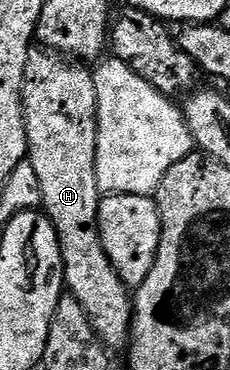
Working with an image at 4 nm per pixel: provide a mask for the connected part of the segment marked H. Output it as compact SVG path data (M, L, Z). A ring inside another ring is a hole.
M33 50L28 53L24 75L24 121L28 139L26 162L34 166L34 174L38 174L42 211L58 234L67 291L74 298L78 298L78 306L86 310L86 318L90 318L90 326L94 326L105 348L124 350L127 349L132 331L133 297L128 285L122 282L122 278L114 270L100 241L98 210L102 193L96 173L98 94L95 75L84 68L87 67L83 63L73 62L51 50Z

